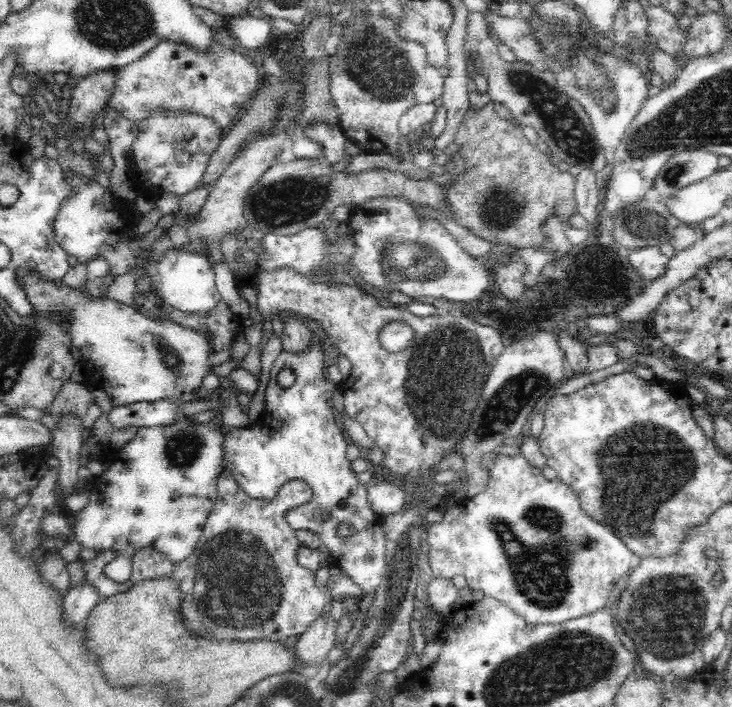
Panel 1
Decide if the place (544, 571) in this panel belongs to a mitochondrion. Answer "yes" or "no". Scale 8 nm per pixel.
yes

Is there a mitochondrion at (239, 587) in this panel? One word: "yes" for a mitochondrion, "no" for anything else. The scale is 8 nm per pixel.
yes

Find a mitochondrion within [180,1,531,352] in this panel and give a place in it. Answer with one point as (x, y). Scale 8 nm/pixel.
(375, 63)

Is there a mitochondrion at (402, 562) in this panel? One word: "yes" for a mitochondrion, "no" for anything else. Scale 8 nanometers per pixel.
yes

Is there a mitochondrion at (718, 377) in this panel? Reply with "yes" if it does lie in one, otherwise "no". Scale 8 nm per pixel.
no

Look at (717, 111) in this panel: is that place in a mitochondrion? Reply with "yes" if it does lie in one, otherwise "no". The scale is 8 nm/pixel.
yes

